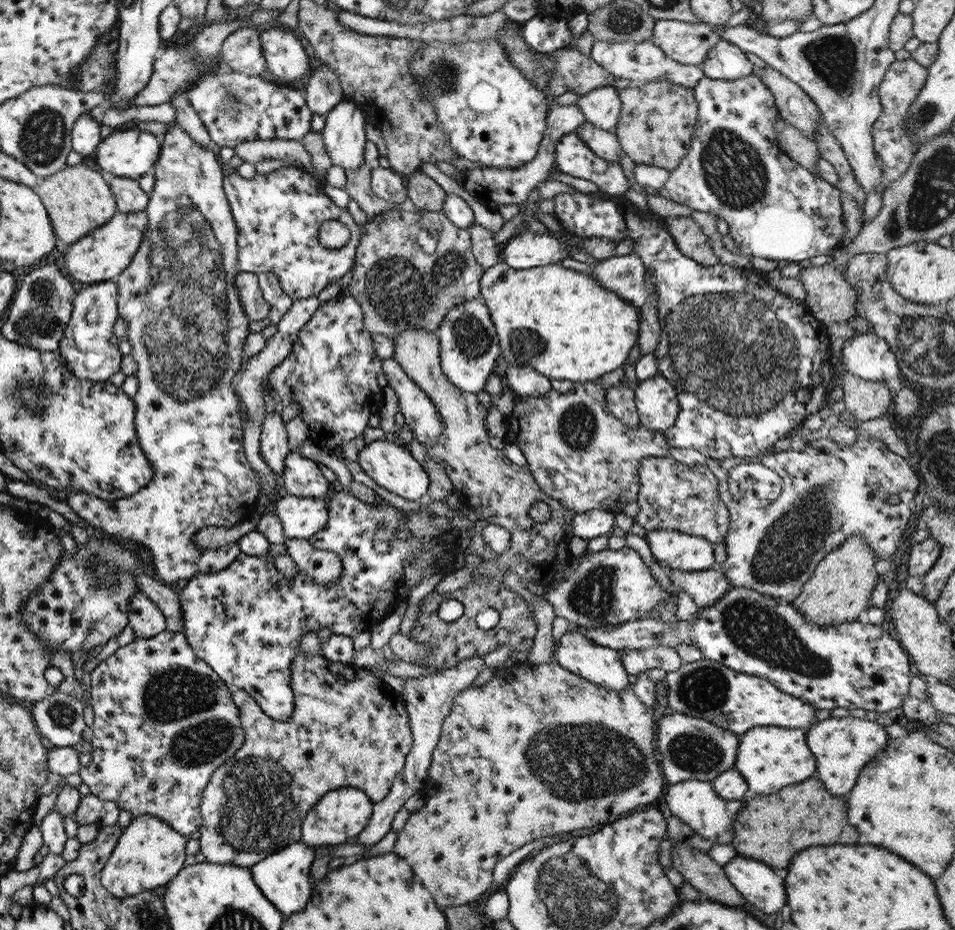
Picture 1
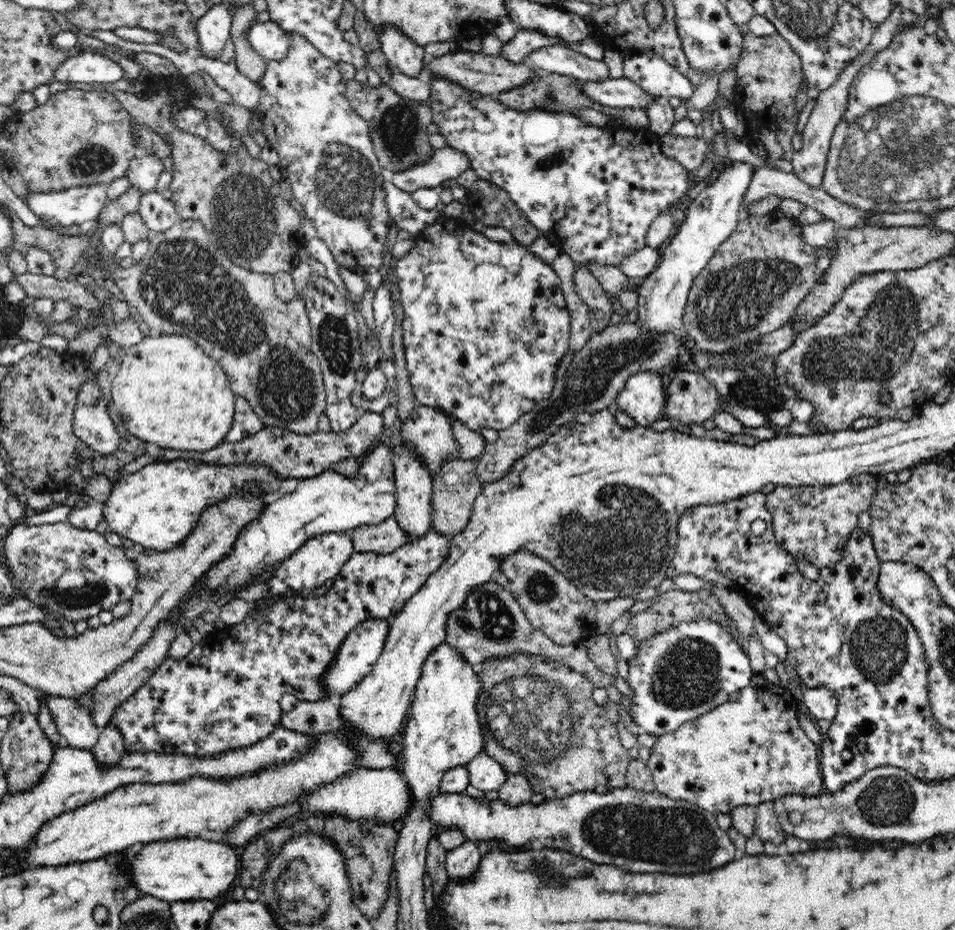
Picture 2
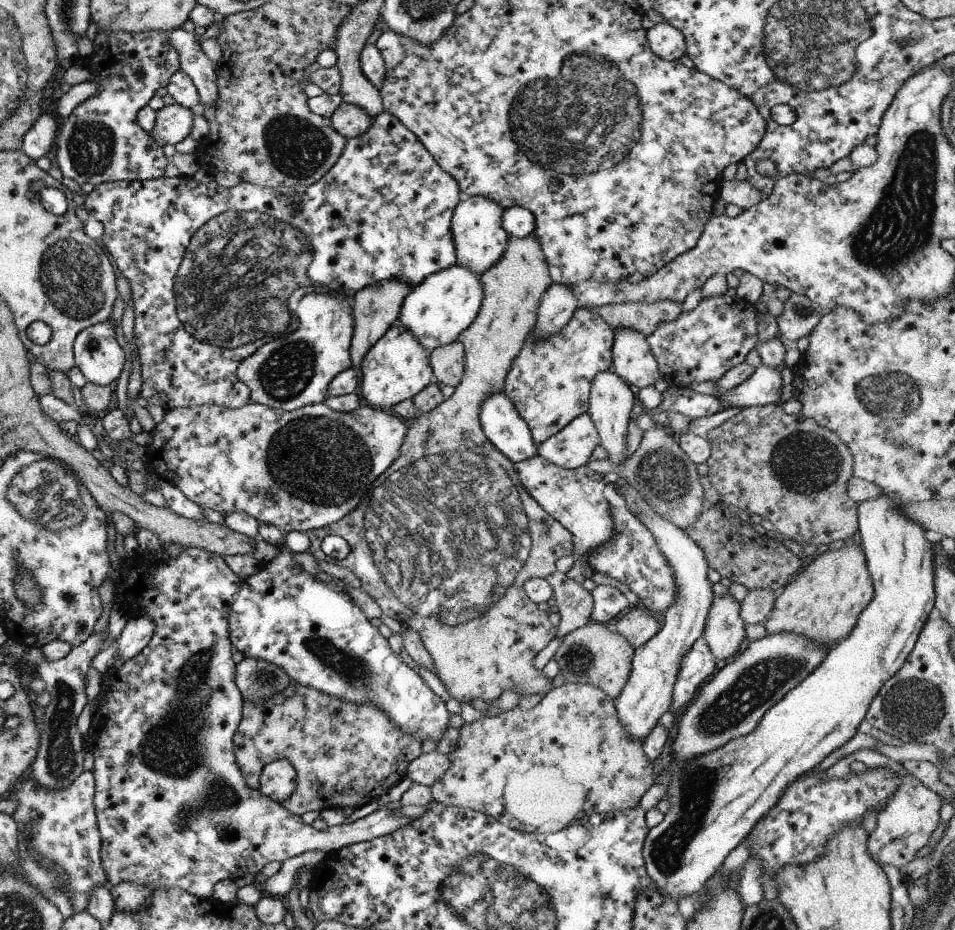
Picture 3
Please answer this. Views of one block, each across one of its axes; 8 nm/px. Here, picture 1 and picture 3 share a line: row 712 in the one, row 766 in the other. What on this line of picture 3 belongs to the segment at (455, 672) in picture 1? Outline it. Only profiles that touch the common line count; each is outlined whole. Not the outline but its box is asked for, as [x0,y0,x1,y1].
[406,750,449,787]

